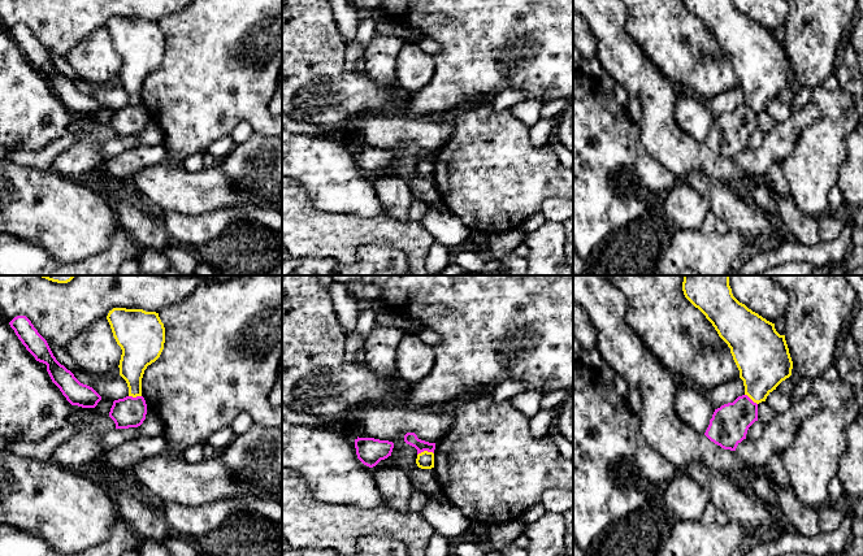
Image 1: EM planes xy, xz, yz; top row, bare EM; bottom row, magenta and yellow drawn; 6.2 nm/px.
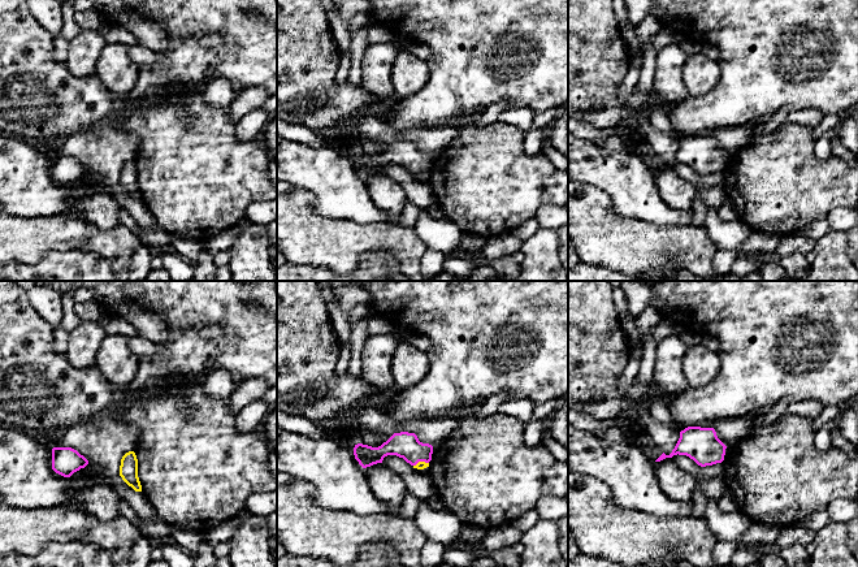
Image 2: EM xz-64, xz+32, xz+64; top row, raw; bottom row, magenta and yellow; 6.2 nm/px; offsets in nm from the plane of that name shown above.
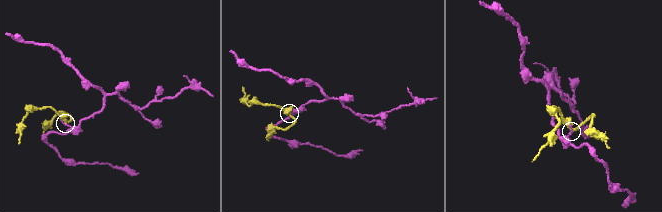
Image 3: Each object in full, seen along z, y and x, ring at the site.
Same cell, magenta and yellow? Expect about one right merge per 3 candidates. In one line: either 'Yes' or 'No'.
No

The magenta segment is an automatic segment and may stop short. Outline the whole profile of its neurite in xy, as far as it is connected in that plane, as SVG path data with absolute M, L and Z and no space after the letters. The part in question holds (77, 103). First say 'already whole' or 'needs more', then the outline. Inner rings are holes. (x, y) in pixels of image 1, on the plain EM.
already whole | M26 25L14 26L9 34L35 69L47 74L52 91L71 114L82 117L95 117L97 114L101 105L92 96L81 92L70 79L56 69L47 49Z

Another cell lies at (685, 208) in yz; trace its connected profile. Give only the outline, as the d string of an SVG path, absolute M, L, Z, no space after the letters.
M682 181L658 196L658 208L668 218L672 229L678 230L699 229L711 212L708 200Z

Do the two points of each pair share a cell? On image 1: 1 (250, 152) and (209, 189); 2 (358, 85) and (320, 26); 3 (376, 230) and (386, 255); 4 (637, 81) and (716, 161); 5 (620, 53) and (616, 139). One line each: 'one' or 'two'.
1: two
2: one
3: two
4: one
5: two

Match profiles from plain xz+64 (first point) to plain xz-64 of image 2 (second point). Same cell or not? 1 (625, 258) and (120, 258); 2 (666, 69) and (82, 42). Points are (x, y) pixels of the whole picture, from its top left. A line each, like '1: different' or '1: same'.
1: same
2: same

